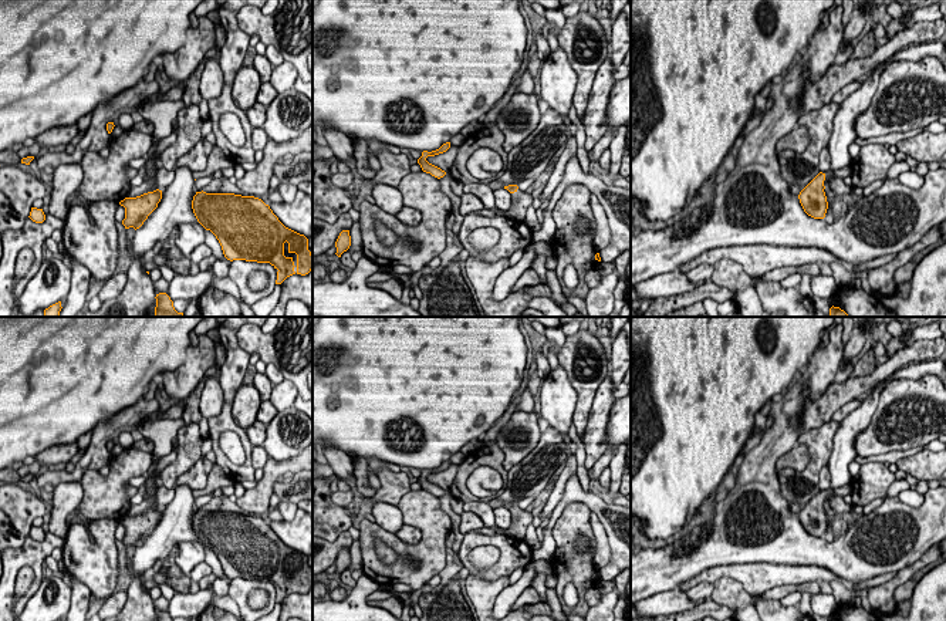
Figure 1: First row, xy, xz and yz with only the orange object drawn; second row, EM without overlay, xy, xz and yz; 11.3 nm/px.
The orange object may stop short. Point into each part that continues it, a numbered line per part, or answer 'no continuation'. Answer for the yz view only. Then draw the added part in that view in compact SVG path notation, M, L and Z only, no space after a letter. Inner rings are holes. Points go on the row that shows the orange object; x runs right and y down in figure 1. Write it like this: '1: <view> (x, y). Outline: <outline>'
1: yz (845, 171). Outline: M847 165L842 169L837 169L834 172L827 171L824 173L825 173L825 178L837 176L837 178L842 178L844 179L847 176L851 176L851 173L852 173L852 165Z

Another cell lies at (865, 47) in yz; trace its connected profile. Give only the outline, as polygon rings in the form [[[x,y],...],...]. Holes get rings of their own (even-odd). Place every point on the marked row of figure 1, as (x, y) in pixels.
[[[868,31],[861,41],[854,47],[854,53],[849,60],[861,60],[872,55],[875,53],[876,38],[872,31]]]

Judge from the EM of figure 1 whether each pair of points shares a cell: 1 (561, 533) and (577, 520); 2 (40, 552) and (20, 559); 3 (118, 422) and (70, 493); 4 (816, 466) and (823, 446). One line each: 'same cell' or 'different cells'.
1: same cell
2: same cell
3: different cells
4: same cell

